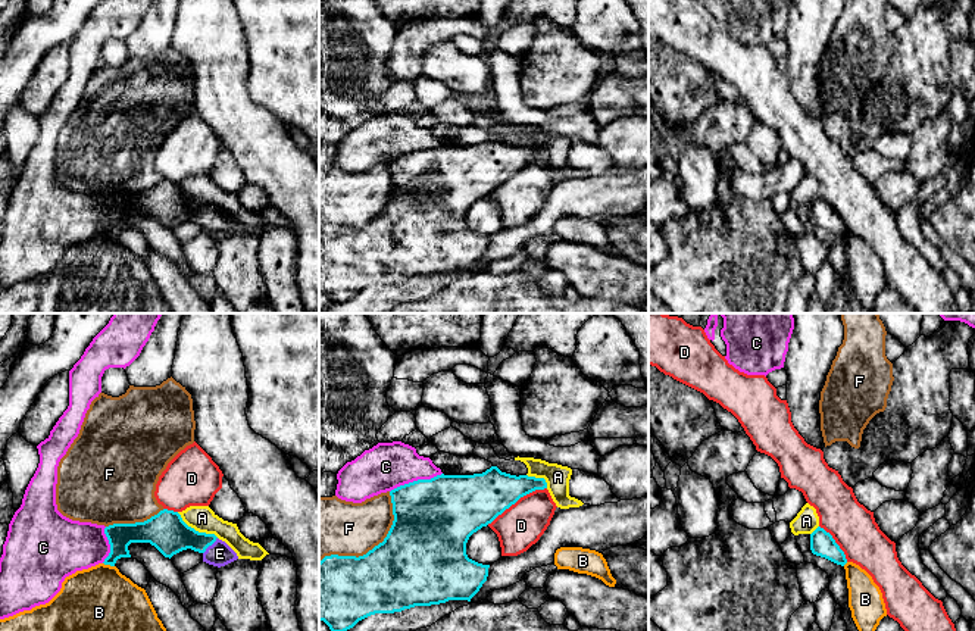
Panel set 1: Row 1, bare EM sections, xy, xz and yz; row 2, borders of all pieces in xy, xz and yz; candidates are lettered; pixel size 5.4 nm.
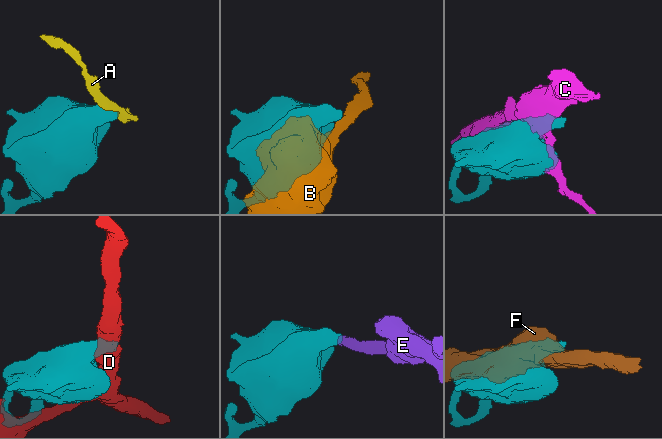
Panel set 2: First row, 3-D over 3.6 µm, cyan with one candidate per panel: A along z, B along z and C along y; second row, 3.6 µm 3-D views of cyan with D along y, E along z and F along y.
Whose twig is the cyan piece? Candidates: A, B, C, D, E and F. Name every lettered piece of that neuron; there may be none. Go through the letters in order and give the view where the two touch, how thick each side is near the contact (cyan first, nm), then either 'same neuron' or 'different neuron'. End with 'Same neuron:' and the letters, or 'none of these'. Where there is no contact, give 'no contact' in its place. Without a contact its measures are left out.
A: contact in xy; calibres 220 and 140 nm; different neuron
B: contact in xy; calibres 140 and 440 nm; different neuron
C: contact in xz; calibres 440 and 260 nm; different neuron
D: contact in xz; calibres 300 and 240 nm; different neuron
E: contact in xy; calibres 220 and 140 nm; same neuron
F: contact in xz; calibres 460 and 300 nm; different neuron
Same neuron: E

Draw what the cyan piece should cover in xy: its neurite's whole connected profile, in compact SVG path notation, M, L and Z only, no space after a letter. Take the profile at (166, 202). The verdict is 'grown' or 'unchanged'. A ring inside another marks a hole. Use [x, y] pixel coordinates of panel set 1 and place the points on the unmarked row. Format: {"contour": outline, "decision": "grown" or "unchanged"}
{"contour": "M163 179L144 193L113 194L104 199L110 215L110 224L104 235L115 237L121 228L131 228L131 213L150 213L165 228L191 219L203 225L203 232L213 237L225 237L238 229L237 224L215 204L199 203L188 197L181 185Z", "decision": "grown"}

